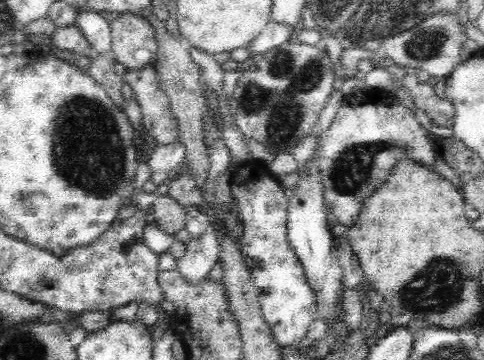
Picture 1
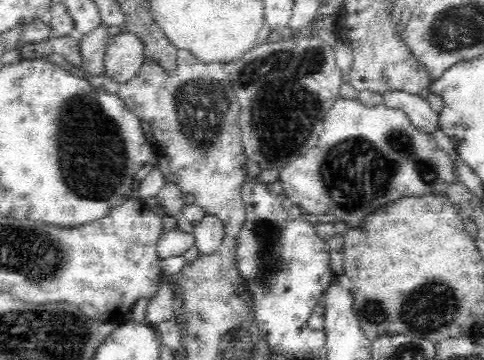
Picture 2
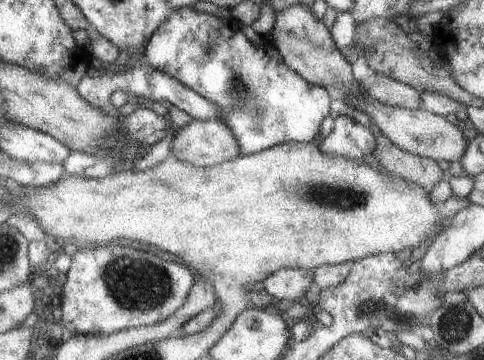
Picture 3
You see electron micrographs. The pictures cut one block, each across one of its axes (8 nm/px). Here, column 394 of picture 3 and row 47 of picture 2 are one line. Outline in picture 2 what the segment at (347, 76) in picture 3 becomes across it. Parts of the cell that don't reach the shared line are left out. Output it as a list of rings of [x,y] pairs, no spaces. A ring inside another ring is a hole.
[[[130,32],[112,36],[106,46],[106,52],[104,52],[102,76],[110,78],[112,82],[118,82],[118,84],[132,82],[132,78],[136,78],[136,74],[142,66],[142,60],[144,60],[142,50],[144,48],[142,48],[140,40]]]

